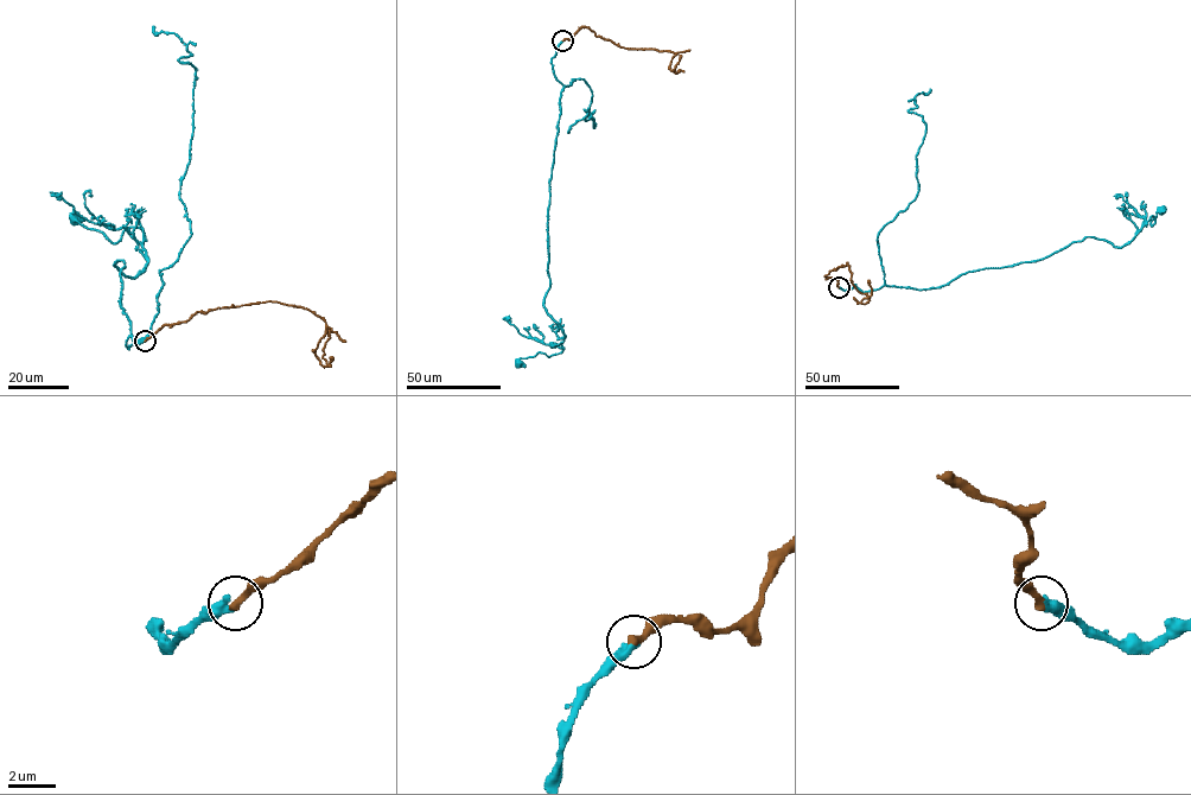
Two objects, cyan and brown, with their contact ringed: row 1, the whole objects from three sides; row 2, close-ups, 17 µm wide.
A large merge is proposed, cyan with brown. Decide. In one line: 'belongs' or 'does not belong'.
belongs

